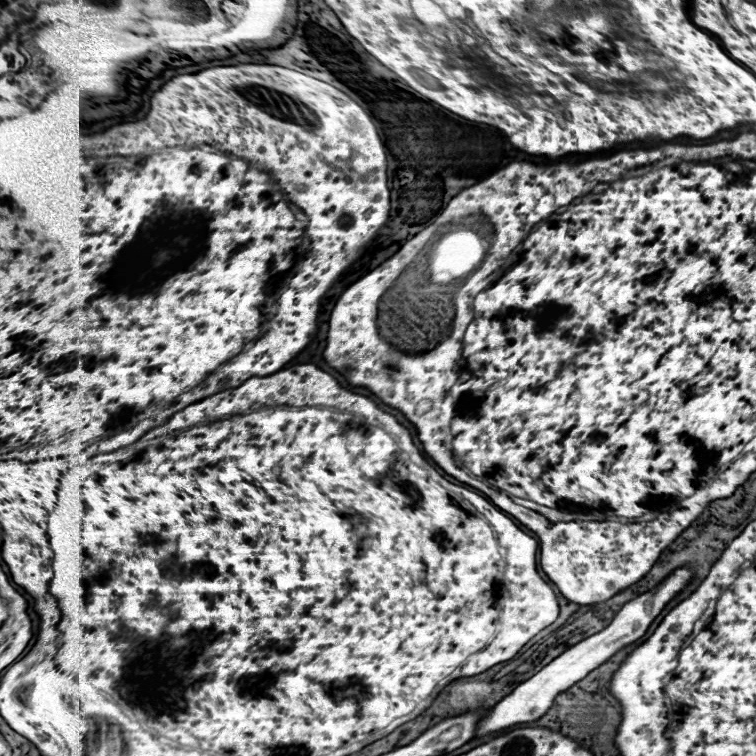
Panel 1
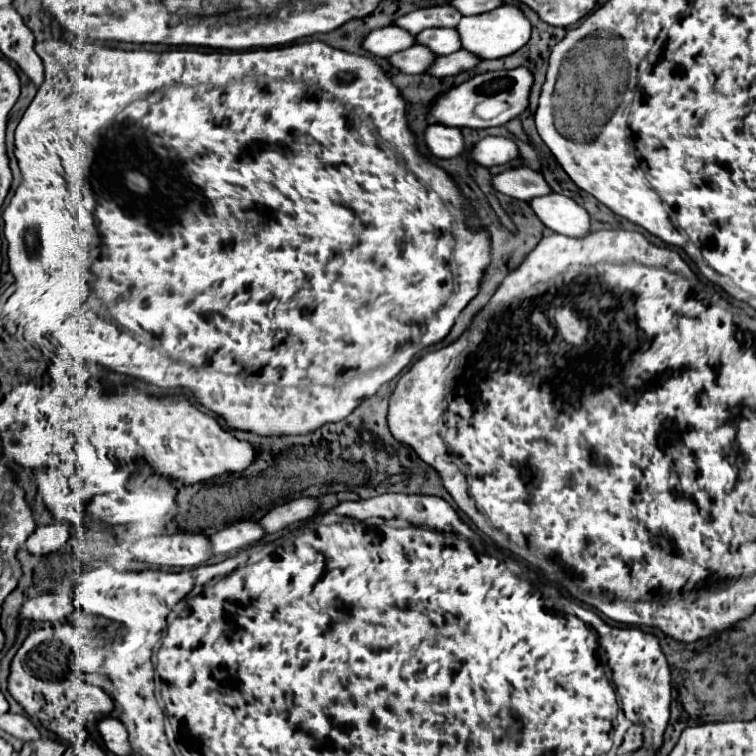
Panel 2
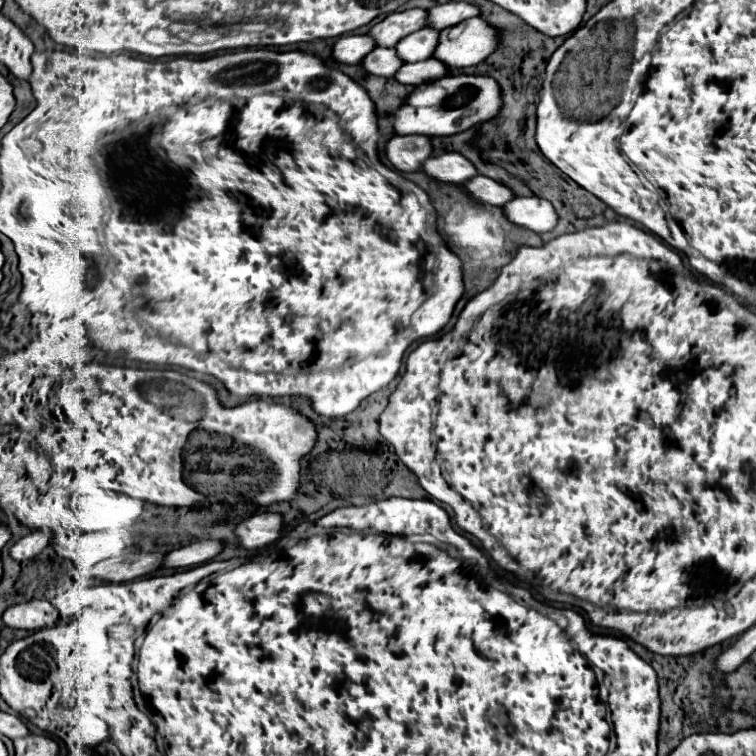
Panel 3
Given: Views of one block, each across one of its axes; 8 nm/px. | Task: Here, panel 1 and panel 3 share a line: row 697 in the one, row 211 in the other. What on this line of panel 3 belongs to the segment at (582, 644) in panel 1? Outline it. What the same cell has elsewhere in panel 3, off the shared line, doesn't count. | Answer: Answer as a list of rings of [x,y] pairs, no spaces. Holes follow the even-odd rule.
[[[516,196],[504,206],[504,214],[510,222],[524,226],[536,234],[550,232],[558,224],[558,214],[554,214],[554,206],[538,196]]]

